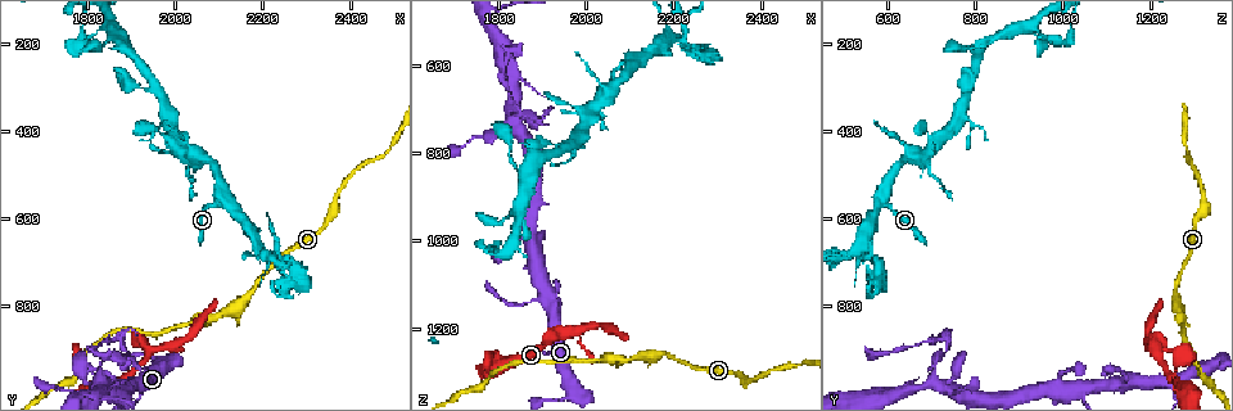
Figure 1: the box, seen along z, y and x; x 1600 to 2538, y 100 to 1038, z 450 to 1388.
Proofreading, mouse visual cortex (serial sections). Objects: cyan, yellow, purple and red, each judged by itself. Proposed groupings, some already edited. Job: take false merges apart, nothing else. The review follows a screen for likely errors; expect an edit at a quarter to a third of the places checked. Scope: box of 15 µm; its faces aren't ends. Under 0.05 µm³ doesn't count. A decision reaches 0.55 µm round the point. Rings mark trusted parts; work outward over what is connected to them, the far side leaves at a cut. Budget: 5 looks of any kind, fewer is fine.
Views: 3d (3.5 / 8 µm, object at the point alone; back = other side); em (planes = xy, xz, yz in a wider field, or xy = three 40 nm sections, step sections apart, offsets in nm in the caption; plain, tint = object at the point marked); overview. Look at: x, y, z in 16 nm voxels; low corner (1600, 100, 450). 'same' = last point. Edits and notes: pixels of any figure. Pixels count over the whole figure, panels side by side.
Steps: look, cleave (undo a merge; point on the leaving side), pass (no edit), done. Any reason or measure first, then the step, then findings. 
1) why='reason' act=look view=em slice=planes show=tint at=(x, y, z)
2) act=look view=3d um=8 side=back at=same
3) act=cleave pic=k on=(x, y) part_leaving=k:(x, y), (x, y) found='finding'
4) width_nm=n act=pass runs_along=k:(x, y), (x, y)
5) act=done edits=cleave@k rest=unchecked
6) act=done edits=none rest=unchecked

act=look view=3d um=3.5 at=(1860, 910, 720)

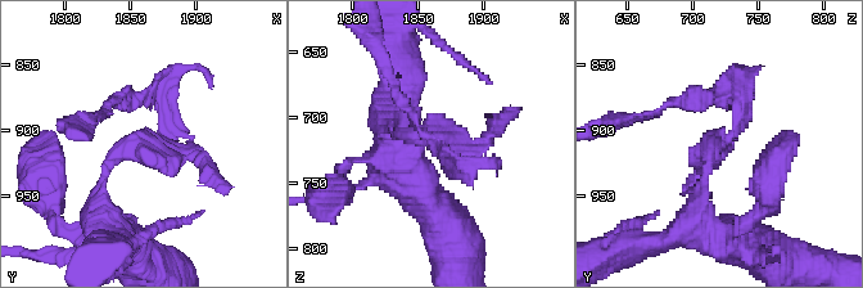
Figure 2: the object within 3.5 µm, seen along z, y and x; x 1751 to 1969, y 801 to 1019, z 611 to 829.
act=look view=em slice=xy step=3 show=tint at=(1862, 910, 716)

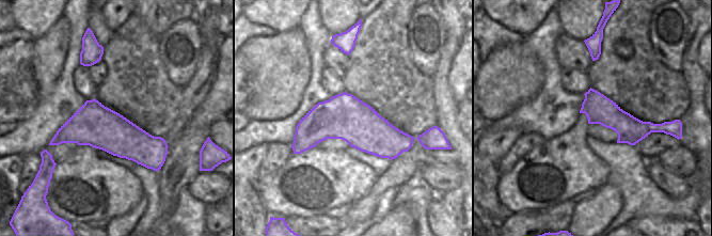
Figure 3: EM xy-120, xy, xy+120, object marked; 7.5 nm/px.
width_nm=340 act=cleave pic=2 on=(717, 90) part_leaving=2:(733, 134), (737, 94), (674, 102) found='two cells meet here'

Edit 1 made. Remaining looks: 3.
why='three-way junction' act=look view=3d um=3.5 at=(2220, 685, 535)

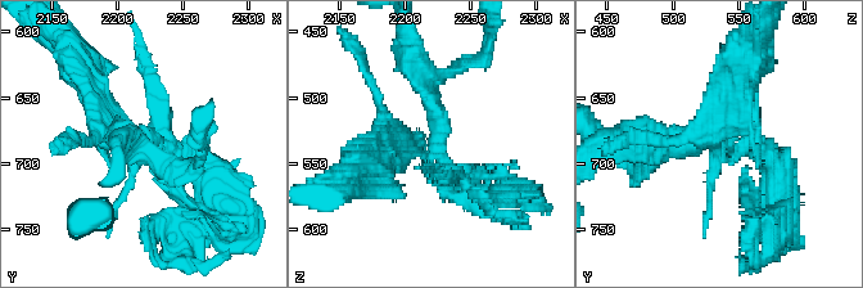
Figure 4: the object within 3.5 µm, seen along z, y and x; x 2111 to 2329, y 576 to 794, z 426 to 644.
act=look view=em slice=xy step=2 show=tint at=(2224, 692, 540)

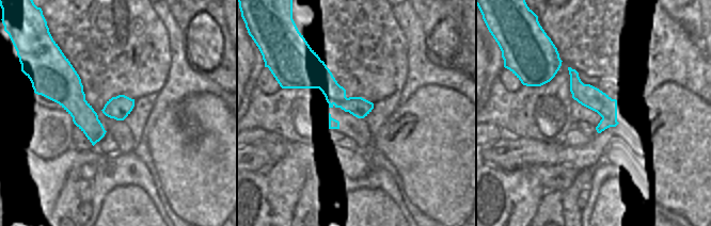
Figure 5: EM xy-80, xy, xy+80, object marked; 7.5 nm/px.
why='cut it another way' act=look view=em slice=planes show=tint at=same

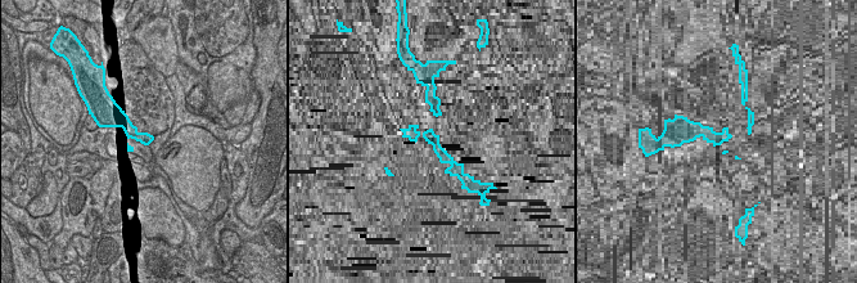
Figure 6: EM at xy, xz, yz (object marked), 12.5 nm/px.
act=cleave pic=4 on=(457, 175) part_leaving=4:(423, 152), (493, 198) found='two cells meet here'

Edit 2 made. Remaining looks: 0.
act=done edits=cleave@2,cleave@4 rest=unchecked

